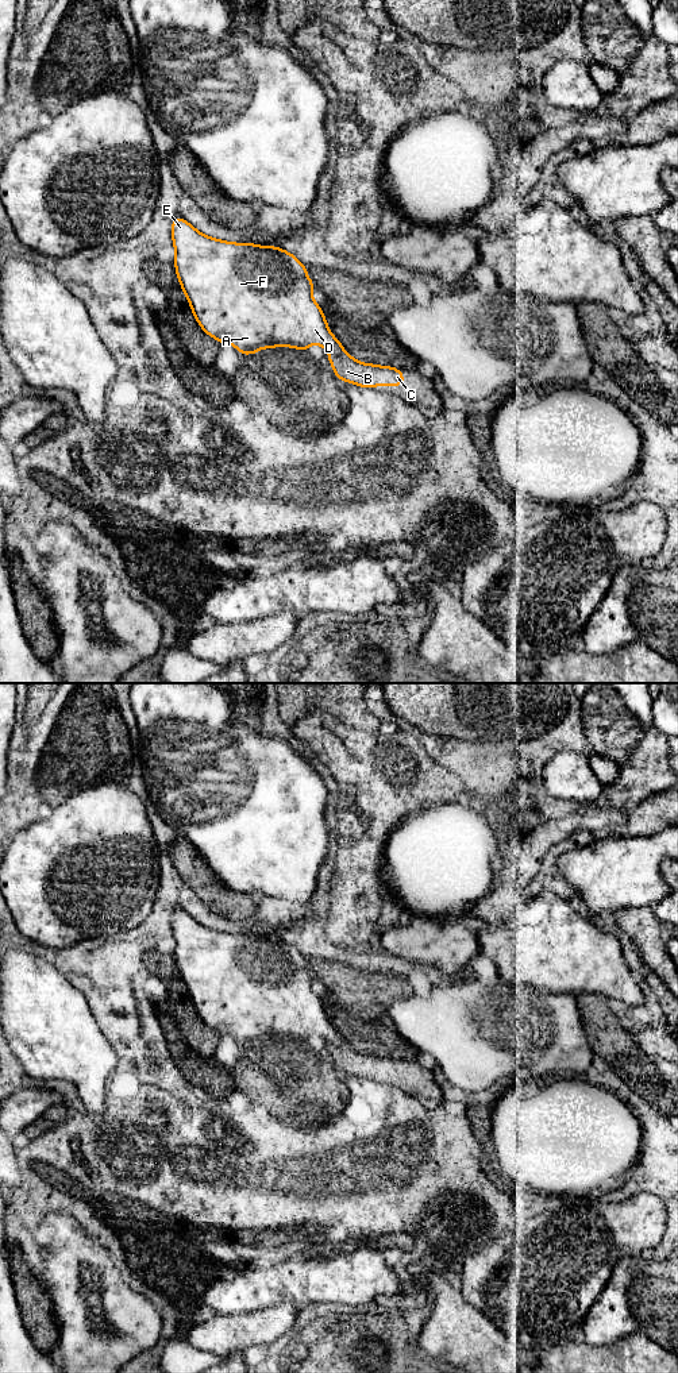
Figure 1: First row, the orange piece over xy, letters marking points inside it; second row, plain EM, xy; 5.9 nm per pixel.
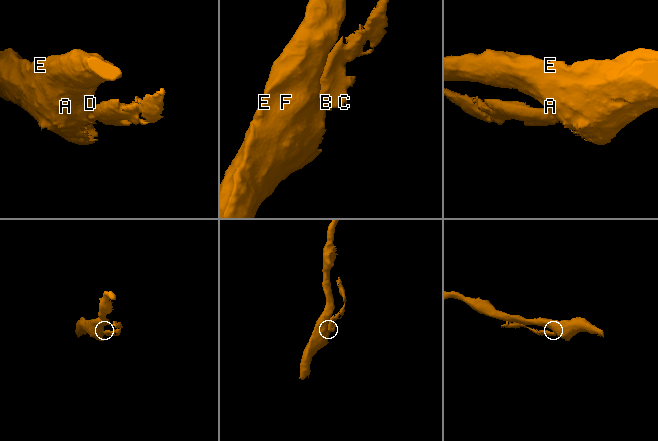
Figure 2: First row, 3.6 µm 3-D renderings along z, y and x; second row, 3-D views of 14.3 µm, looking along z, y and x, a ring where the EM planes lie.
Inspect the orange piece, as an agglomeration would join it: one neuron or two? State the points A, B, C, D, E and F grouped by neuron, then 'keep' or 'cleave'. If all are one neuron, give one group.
A D E F / B C | cleave

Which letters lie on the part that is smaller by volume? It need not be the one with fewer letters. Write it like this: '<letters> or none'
B, C

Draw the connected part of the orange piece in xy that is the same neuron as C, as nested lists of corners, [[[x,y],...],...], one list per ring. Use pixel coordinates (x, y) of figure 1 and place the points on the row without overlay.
[[[346,1042],[328,1044],[328,1052],[332,1056],[334,1065],[338,1071],[357,1077],[371,1080],[373,1077],[404,1076],[404,1065],[400,1060],[362,1054]]]

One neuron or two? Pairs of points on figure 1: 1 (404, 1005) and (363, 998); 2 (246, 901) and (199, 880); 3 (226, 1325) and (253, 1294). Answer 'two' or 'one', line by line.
1: two
2: one
3: two

